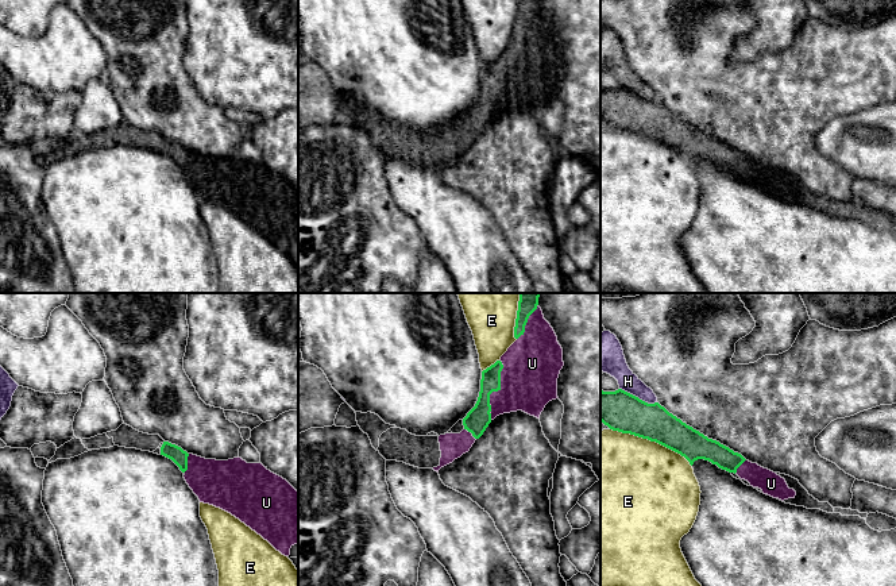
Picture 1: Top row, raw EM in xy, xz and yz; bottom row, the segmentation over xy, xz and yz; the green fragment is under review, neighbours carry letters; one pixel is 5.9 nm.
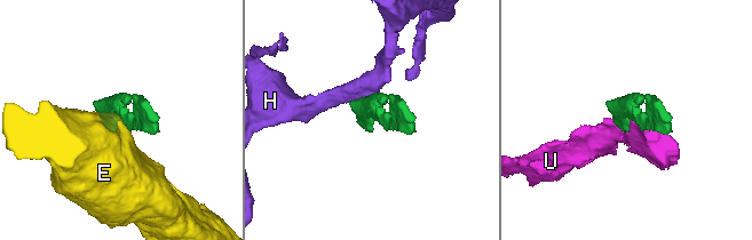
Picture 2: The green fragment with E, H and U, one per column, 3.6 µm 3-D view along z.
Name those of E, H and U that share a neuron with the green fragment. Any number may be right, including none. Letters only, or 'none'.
U

